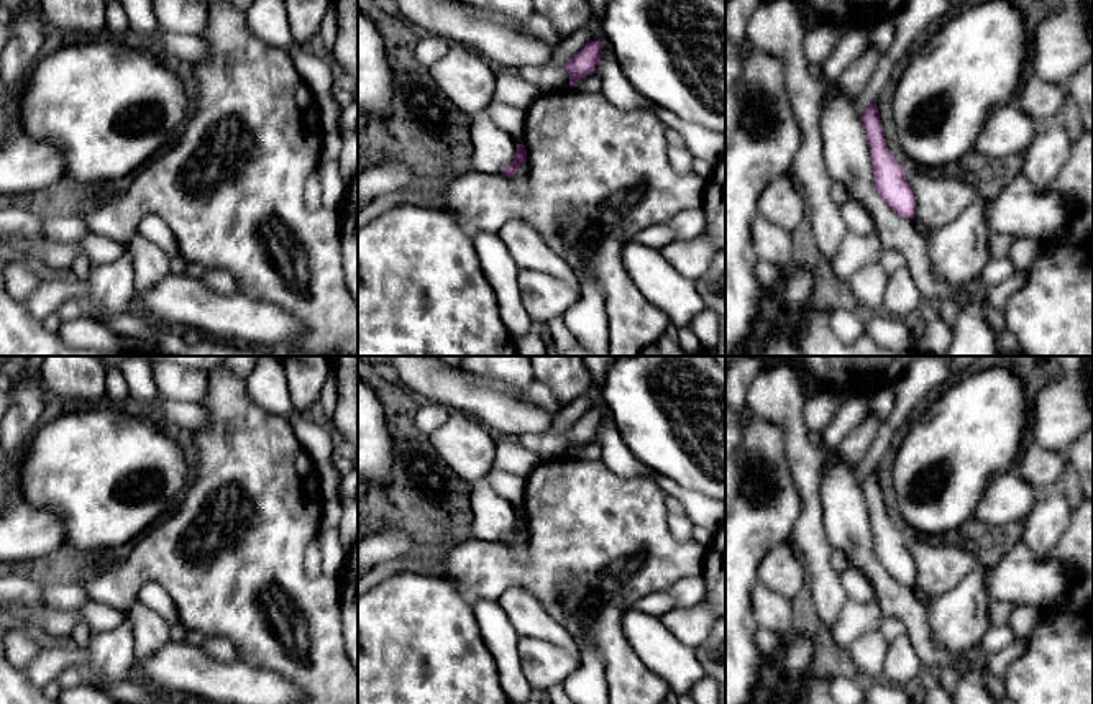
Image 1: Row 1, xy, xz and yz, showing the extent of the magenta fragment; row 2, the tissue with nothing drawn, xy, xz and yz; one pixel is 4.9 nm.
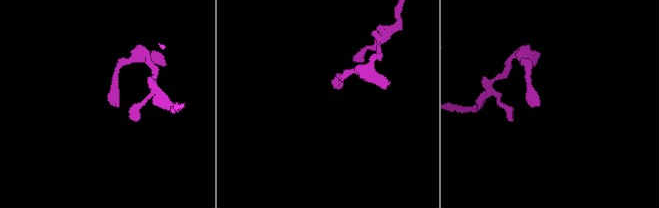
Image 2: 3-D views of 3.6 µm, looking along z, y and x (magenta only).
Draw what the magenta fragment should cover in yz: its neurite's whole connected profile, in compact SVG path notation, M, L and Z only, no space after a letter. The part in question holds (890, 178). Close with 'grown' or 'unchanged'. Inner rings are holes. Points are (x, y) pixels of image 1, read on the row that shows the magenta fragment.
M876 98L860 120L868 136L875 190L894 213L912 220L916 213L914 190L906 181L906 167L899 166L888 149Z | unchanged

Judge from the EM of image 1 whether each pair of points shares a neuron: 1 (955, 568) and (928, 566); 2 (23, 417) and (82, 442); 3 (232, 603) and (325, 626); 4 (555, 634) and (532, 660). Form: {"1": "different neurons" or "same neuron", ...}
{"1": "same neuron", "2": "different neurons", "3": "same neuron", "4": "different neurons"}

